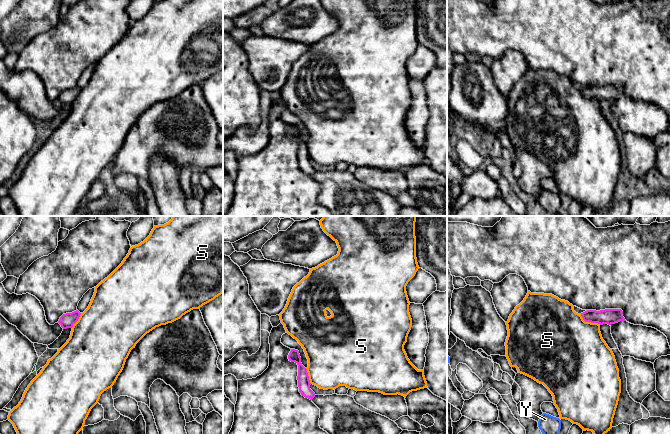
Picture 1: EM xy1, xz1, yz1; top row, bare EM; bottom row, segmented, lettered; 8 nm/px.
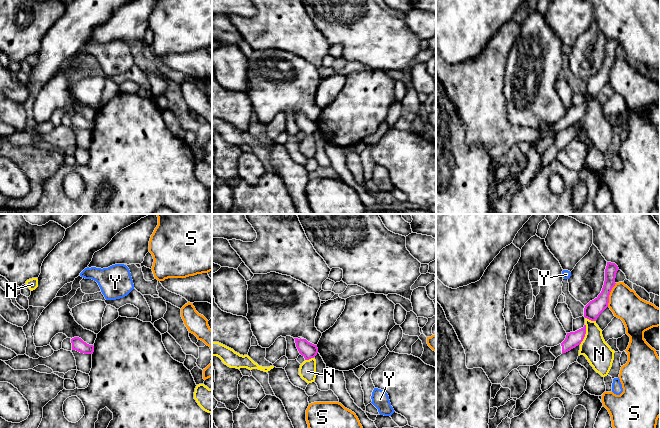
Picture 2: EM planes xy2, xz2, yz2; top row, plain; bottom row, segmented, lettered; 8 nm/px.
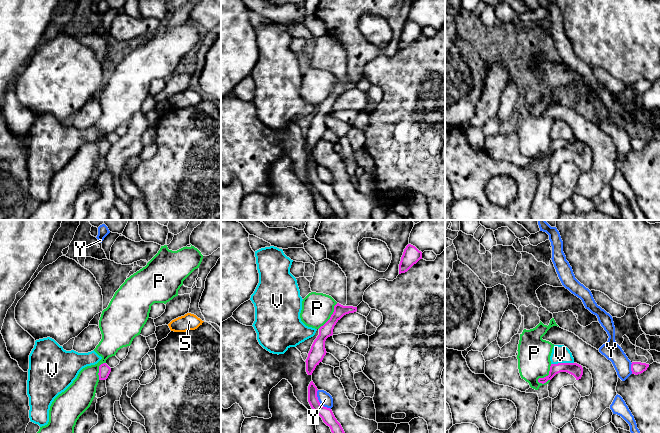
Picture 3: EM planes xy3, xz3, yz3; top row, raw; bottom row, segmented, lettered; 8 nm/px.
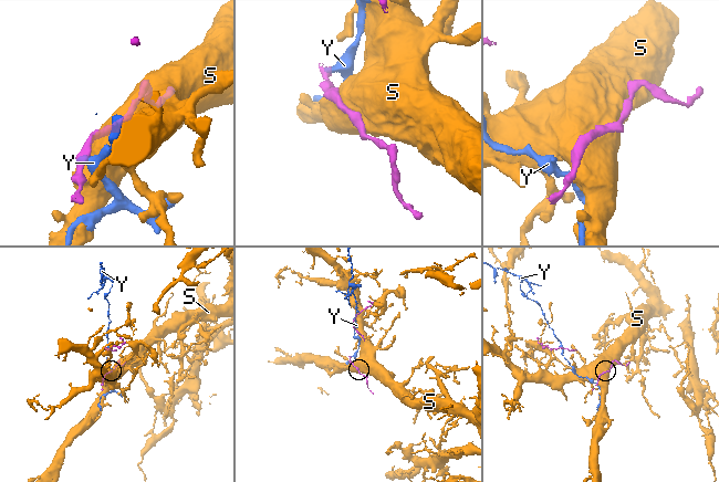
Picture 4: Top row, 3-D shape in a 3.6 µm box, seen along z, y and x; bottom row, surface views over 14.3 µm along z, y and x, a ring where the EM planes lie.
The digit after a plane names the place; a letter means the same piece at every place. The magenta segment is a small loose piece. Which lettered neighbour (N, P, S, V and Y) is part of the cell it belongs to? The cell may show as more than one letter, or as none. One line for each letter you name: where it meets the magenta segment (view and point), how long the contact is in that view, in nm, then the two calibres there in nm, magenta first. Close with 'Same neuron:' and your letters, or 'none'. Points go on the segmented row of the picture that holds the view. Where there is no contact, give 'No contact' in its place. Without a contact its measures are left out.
S: Touches magenta at yz2 (609, 294). Shared border 200 nm. Thickness 140 nm (magenta) against 240 nm
Same neuron: S

